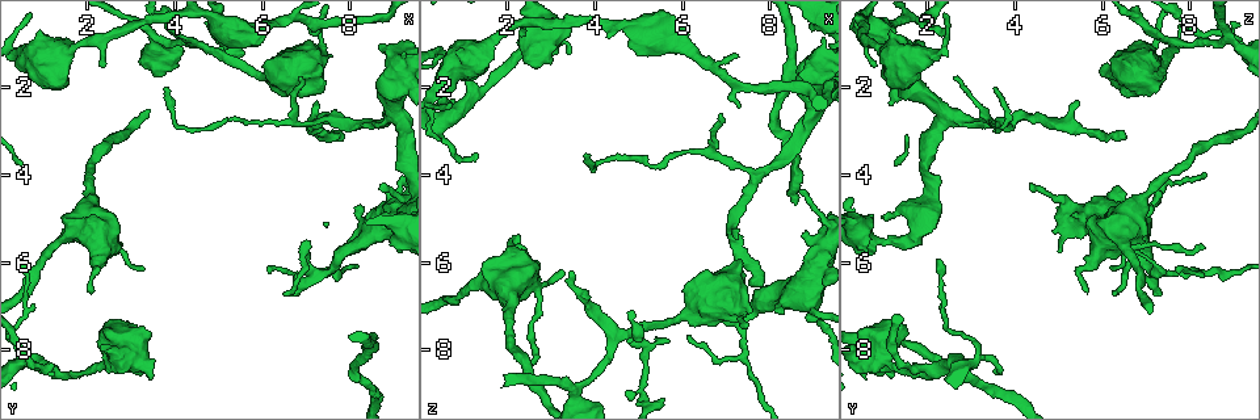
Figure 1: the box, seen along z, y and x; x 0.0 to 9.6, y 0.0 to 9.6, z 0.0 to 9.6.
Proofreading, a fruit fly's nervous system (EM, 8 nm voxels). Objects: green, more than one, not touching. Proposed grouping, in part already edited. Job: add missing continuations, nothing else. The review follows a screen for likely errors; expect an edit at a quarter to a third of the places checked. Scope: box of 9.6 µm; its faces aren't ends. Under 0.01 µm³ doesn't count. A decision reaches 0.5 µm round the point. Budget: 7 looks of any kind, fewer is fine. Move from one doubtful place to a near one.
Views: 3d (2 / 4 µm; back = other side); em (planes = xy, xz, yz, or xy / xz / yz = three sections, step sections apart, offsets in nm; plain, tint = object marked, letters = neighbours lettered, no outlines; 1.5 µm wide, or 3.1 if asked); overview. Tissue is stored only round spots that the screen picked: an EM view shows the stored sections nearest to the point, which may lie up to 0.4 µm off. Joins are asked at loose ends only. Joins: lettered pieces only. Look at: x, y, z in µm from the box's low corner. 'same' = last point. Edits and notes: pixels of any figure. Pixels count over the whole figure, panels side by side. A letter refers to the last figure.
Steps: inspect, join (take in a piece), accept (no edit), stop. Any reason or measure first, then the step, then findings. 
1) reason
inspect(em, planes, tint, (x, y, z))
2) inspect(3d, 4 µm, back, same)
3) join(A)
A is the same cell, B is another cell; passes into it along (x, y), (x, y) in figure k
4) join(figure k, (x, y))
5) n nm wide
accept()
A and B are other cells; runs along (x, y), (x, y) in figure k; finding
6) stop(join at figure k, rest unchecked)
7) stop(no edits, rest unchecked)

an open end
inspect(em, xz, step 8, tint, (6.60, 6.75, 7.30))

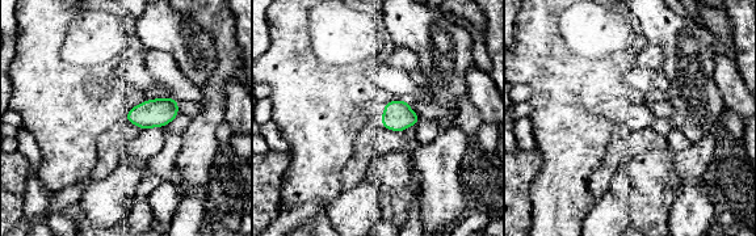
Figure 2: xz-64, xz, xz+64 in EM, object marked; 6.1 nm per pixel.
inspect(em, planes, letters, same)

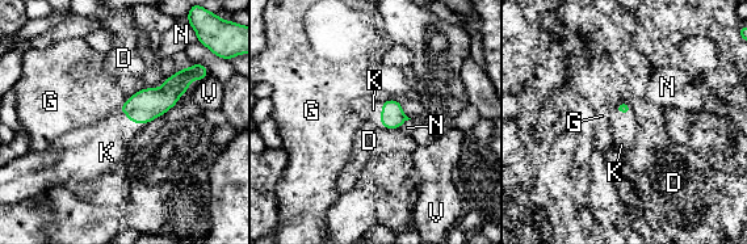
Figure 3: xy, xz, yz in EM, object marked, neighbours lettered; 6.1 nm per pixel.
join(K)
K is the same cell, D, G, N and V are other cells; it goes on there

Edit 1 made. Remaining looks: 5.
see it whole again
inspect(overview)

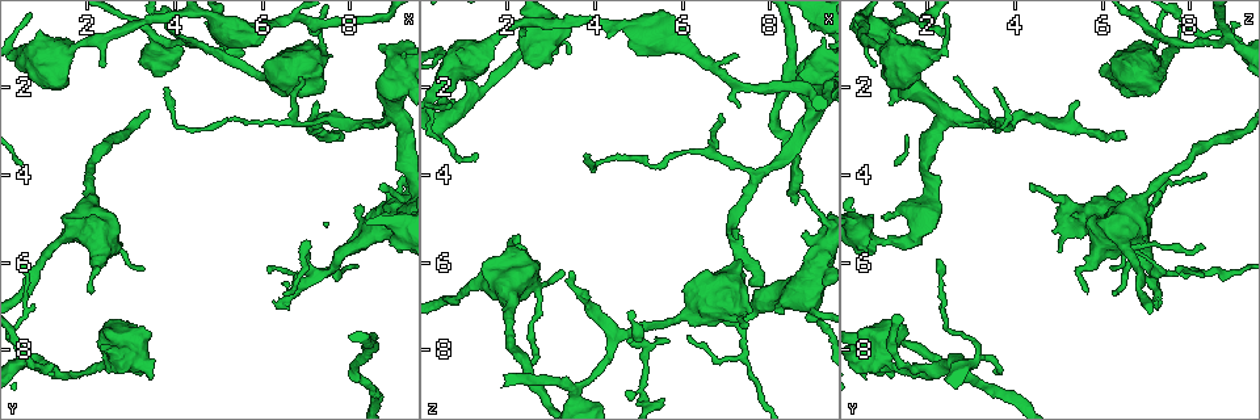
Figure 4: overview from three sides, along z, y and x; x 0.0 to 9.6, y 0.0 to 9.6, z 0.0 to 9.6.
an open end
inspect(3d, 4 µm, (7.80, 3.15, 6.55))

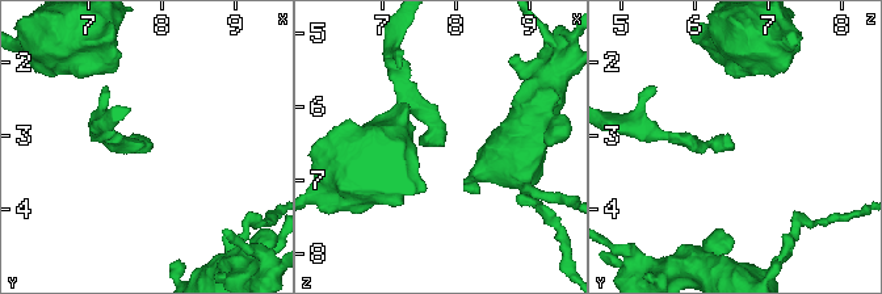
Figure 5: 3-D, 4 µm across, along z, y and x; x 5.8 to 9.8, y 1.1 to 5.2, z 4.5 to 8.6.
inspect(em, 3.1 µm, planes, letters, (7.80, 3.15, 6.55))

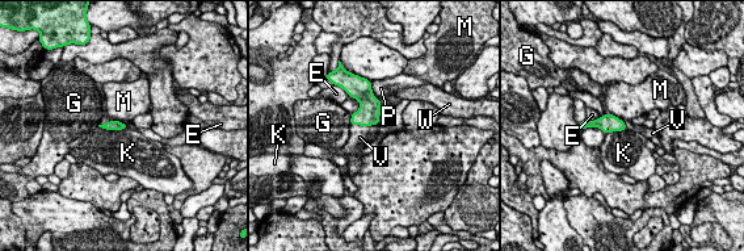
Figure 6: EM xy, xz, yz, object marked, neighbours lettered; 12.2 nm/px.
join(V)
V is the same cell, E, G, K, M, P and W are other cells; passes into it along (369, 112), (365, 125), (360, 137) in figure 6; it goes on there

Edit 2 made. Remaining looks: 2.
stop(join at figure 3, join at figure 6, rest unchecked)

